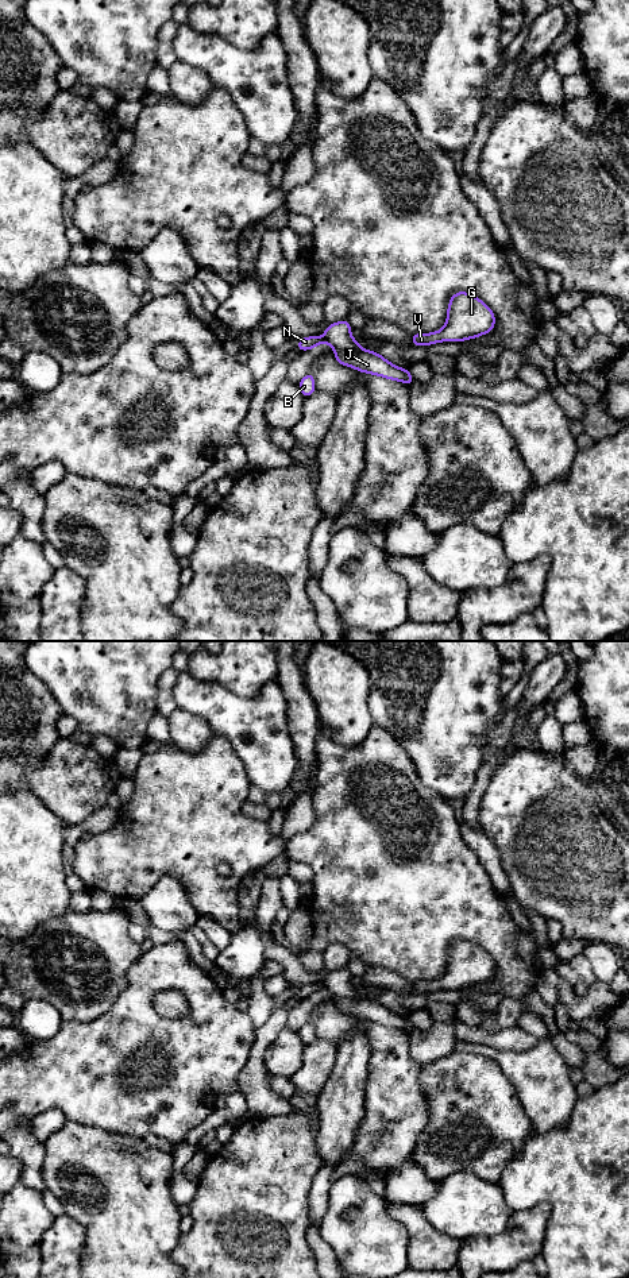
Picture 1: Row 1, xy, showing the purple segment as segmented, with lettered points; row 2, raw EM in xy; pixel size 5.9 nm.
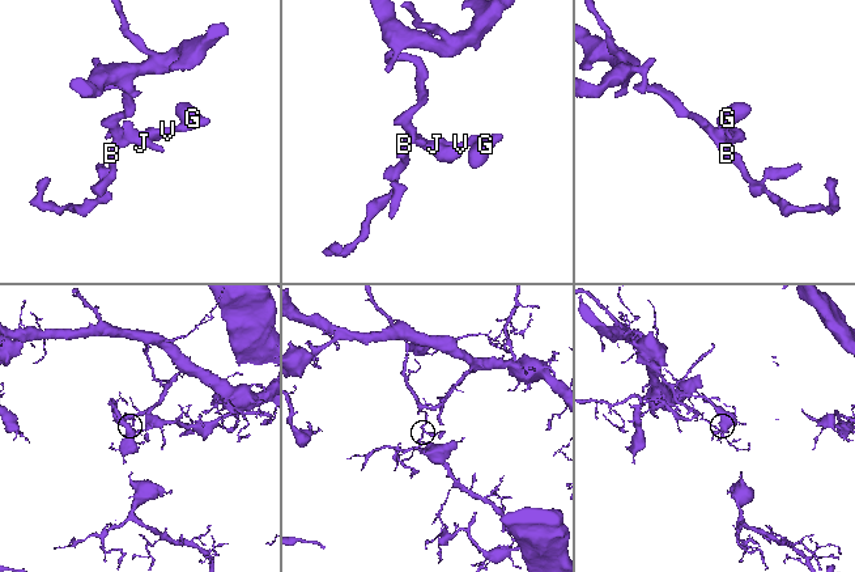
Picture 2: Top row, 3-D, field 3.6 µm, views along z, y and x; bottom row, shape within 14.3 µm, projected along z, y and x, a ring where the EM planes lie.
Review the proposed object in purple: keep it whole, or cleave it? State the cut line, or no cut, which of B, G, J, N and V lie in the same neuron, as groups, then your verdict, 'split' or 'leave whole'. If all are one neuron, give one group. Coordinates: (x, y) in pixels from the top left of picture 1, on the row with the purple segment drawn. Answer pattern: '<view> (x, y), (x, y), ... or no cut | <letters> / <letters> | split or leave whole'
xy (335, 348), (367, 351) | B J N / G V | split

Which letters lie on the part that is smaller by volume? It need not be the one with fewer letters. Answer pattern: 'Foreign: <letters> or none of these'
Foreign: G, V

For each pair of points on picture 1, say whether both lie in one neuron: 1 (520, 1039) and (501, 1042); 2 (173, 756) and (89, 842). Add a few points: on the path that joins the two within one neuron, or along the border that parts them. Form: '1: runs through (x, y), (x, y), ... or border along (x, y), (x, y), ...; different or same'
1: runs through (516, 1039), (505, 1039); same
2: runs through (172, 784), (118, 838); same

